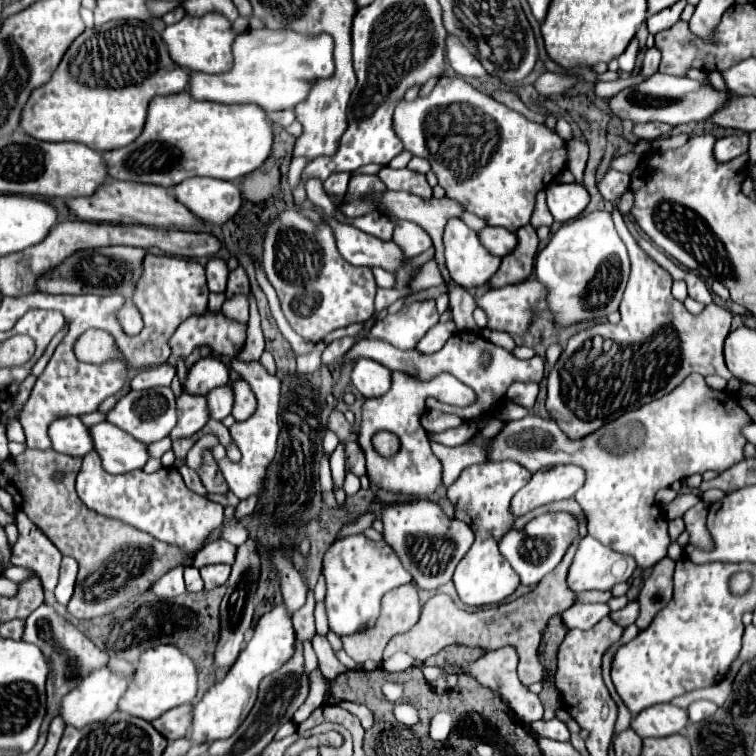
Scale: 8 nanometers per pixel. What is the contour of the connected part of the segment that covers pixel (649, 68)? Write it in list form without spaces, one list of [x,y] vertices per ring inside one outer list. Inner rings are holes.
[[[649,48],[647,52],[645,52],[645,60],[643,60],[643,70],[641,70],[641,74],[645,74],[645,76],[651,76],[651,74],[655,74],[657,72],[657,68],[659,68],[659,62],[661,62],[661,52],[659,52],[659,48]]]

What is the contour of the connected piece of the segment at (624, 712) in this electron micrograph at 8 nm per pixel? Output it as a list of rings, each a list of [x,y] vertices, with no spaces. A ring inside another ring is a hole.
[[[615,698],[615,702],[617,702],[617,706],[619,706],[619,718],[617,718],[617,724],[615,724],[615,732],[619,734],[619,732],[623,732],[623,730],[627,730],[629,728],[629,724],[631,724],[631,712],[629,712],[629,708],[619,700],[619,698]]]

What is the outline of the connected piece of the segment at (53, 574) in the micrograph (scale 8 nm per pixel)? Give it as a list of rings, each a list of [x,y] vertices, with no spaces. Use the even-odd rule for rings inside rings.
[[[17,510],[15,524],[19,537],[13,548],[13,554],[11,554],[11,564],[37,572],[43,588],[53,592],[53,588],[57,586],[57,578],[59,578],[59,562],[63,558],[61,552],[27,518],[27,514],[23,510]]]

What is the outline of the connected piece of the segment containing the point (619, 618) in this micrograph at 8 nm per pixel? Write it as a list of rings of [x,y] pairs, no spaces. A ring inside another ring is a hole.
[[[629,602],[623,610],[619,610],[619,612],[611,612],[611,618],[613,618],[619,626],[623,626],[623,628],[635,624],[637,616],[639,616],[639,602]]]

